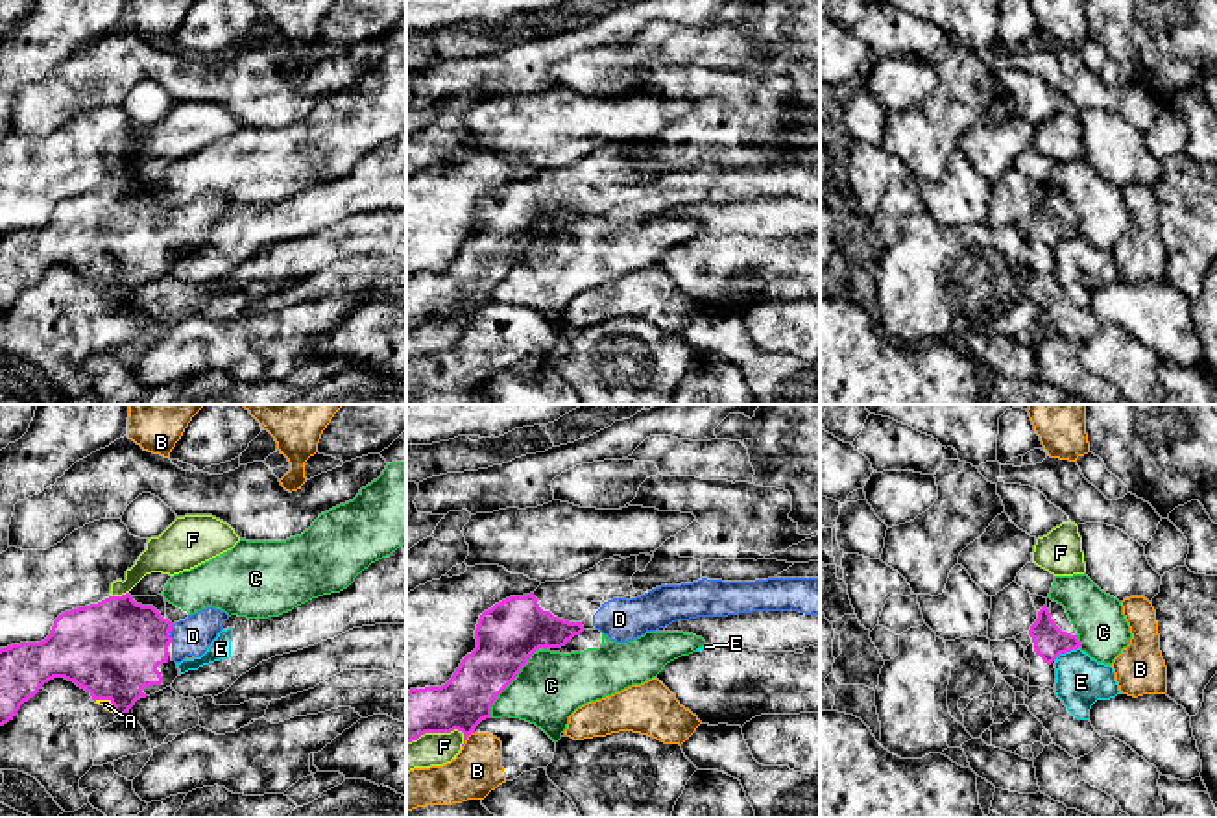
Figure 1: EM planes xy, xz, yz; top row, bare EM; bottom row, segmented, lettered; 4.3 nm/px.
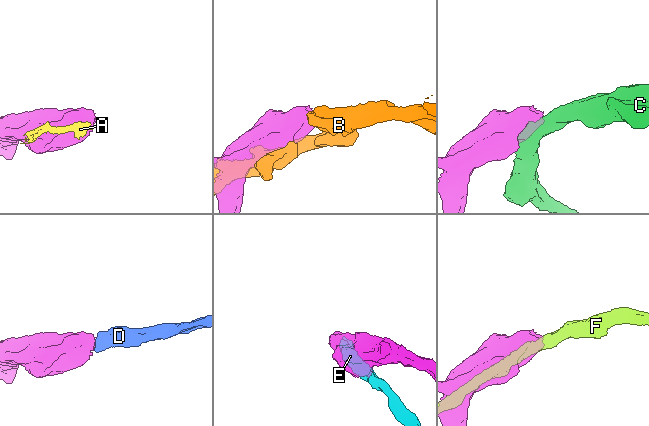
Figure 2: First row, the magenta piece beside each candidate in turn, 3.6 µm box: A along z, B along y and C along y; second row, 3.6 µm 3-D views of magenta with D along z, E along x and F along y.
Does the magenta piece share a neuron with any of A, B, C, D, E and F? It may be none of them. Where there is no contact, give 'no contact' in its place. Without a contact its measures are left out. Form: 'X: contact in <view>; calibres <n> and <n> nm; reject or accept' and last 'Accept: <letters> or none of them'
A: contact in xy; calibres 420 and 40 nm; reject
B: contact in xz; calibres 220 and 220 nm; reject
C: contact in xz; calibres 280 and 300 nm; reject
D: contact in xy; calibres 420 and 160 nm; accept
E: contact in yz; calibres 140 and 220 nm; reject
F: contact in xz; calibres 220 and 140 nm; reject
Accept: D

